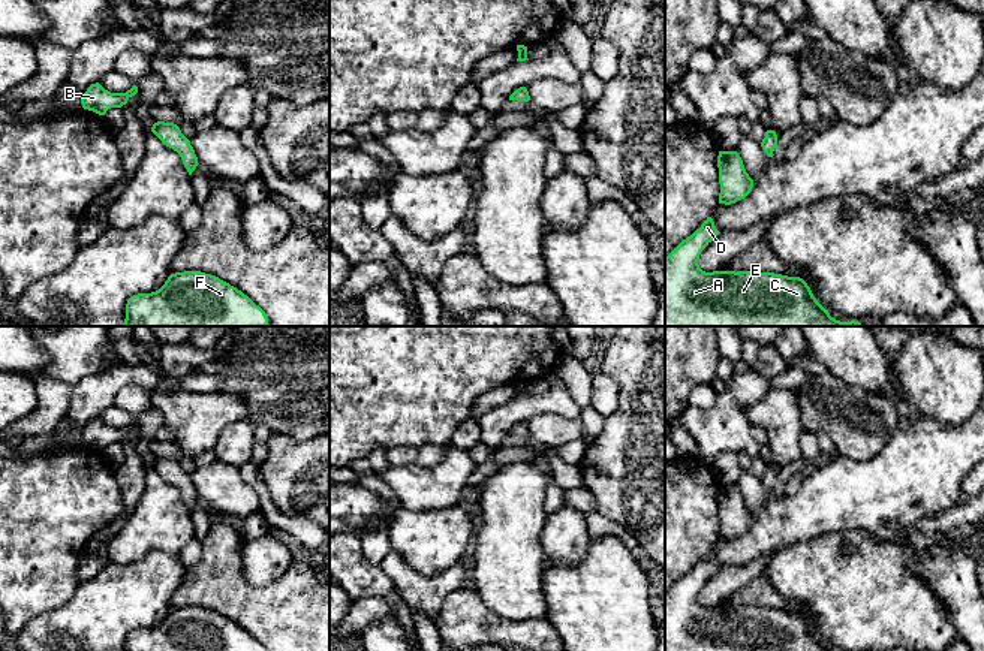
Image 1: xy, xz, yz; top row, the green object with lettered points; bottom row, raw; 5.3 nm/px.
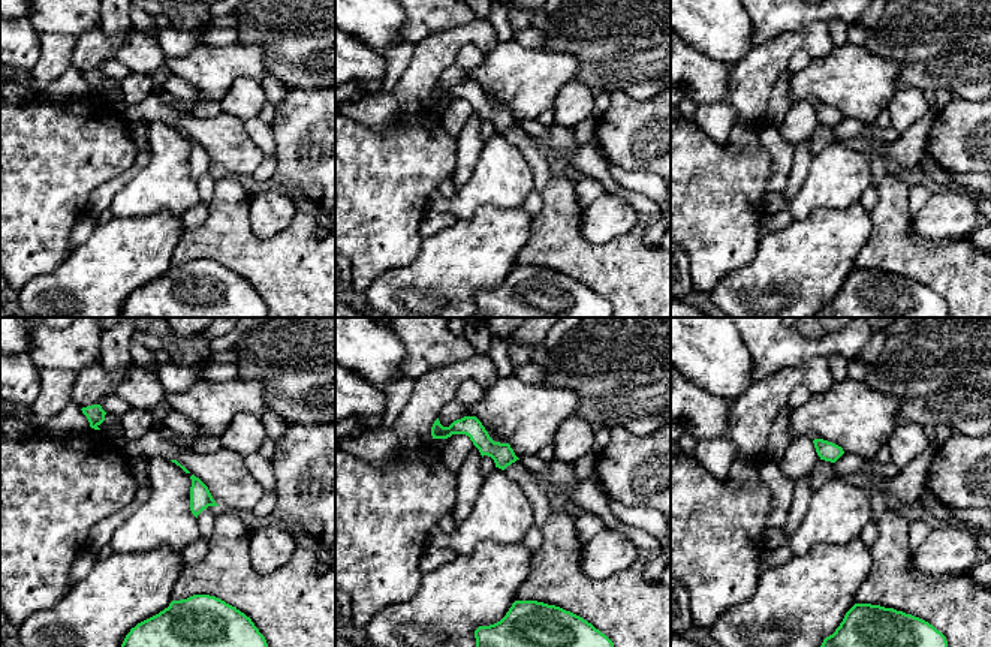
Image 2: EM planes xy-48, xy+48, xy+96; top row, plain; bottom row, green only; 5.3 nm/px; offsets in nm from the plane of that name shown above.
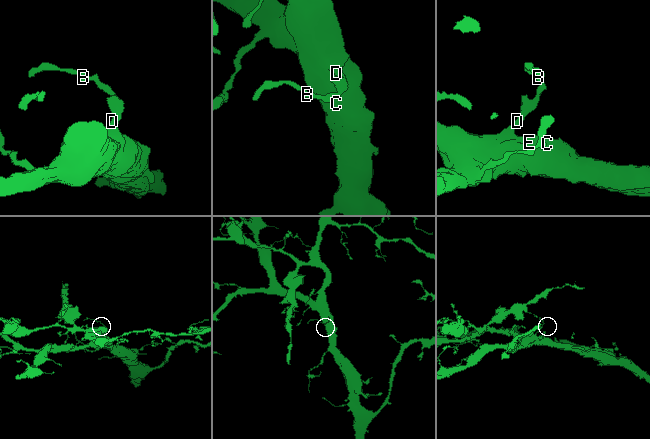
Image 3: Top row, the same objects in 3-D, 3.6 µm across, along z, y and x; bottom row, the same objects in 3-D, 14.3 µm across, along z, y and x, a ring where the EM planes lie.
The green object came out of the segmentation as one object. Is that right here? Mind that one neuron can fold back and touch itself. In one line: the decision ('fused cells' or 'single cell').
single cell

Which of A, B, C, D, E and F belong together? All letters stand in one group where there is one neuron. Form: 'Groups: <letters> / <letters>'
Groups: A B C D E F

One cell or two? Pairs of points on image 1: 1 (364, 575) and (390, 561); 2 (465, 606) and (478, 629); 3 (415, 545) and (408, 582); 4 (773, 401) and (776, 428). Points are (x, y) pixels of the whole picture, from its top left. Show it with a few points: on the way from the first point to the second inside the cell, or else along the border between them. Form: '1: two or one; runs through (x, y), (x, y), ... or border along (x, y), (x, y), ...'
1: two; border along (378, 566), (393, 582), (397, 593)
2: one; runs through (465, 612), (472, 623)
3: two; border along (393, 549), (424, 575), (436, 575), (447, 567)
4: one; runs through (776, 407), (776, 422)

